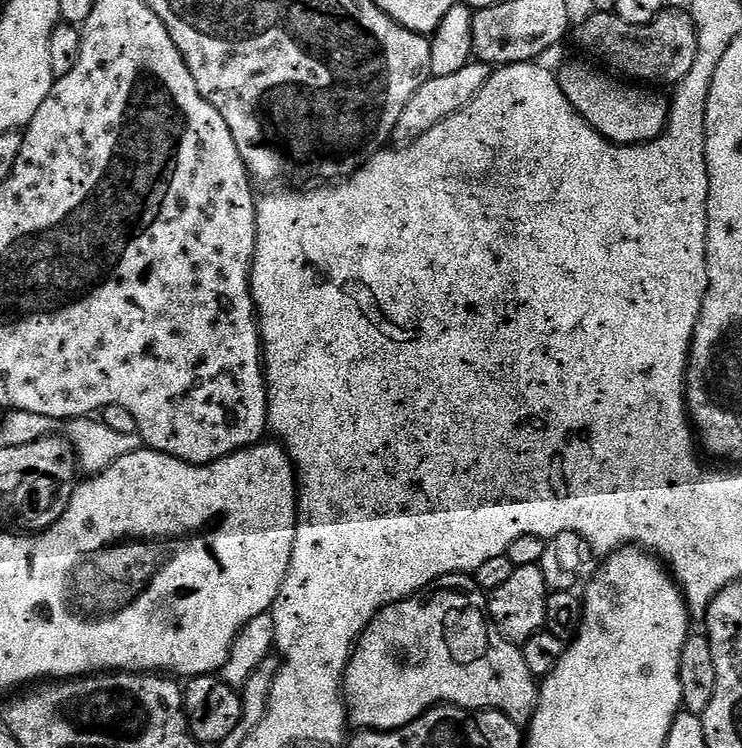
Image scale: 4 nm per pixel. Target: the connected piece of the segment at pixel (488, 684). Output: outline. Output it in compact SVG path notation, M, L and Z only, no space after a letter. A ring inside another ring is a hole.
M448 578L437 583L434 590L425 591L423 594L407 596L405 600L394 602L386 606L373 620L364 627L364 633L356 641L351 656L348 658L348 668L344 672L342 685L342 696L346 701L350 720L360 730L371 730L374 732L392 732L396 728L406 726L414 722L420 715L427 712L429 708L435 708L441 704L450 704L457 708L471 708L473 710L495 710L505 717L524 716L530 718L536 713L538 703L538 680L532 675L530 666L526 662L523 651L517 645L504 639L492 626L486 611L486 596L480 588L474 586L473 581L468 578Z

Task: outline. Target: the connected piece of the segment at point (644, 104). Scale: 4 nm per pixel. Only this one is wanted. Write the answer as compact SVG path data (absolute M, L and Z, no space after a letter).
M568 64L558 72L562 90L576 113L605 140L611 140L613 144L621 146L631 146L649 144L663 136L670 119L669 101L663 100L656 93L659 91L649 90L644 86L633 86L608 76L599 76L584 64Z

